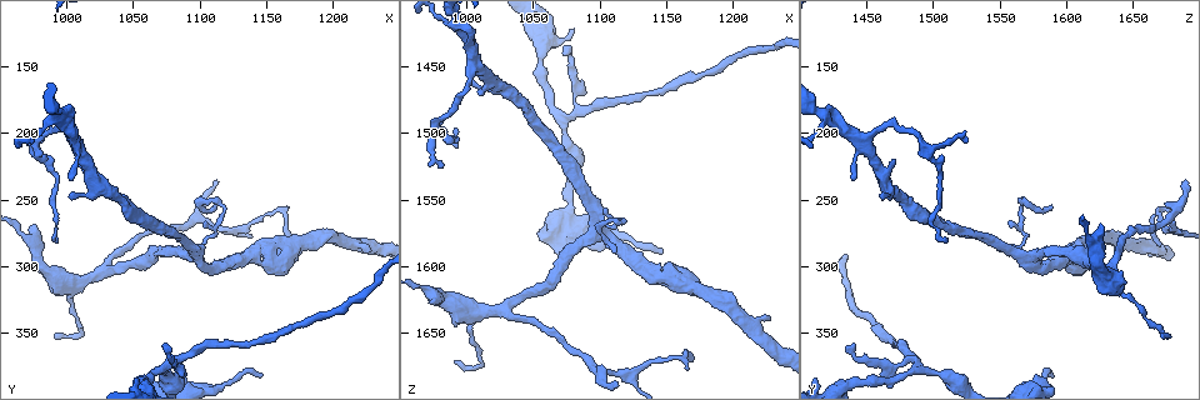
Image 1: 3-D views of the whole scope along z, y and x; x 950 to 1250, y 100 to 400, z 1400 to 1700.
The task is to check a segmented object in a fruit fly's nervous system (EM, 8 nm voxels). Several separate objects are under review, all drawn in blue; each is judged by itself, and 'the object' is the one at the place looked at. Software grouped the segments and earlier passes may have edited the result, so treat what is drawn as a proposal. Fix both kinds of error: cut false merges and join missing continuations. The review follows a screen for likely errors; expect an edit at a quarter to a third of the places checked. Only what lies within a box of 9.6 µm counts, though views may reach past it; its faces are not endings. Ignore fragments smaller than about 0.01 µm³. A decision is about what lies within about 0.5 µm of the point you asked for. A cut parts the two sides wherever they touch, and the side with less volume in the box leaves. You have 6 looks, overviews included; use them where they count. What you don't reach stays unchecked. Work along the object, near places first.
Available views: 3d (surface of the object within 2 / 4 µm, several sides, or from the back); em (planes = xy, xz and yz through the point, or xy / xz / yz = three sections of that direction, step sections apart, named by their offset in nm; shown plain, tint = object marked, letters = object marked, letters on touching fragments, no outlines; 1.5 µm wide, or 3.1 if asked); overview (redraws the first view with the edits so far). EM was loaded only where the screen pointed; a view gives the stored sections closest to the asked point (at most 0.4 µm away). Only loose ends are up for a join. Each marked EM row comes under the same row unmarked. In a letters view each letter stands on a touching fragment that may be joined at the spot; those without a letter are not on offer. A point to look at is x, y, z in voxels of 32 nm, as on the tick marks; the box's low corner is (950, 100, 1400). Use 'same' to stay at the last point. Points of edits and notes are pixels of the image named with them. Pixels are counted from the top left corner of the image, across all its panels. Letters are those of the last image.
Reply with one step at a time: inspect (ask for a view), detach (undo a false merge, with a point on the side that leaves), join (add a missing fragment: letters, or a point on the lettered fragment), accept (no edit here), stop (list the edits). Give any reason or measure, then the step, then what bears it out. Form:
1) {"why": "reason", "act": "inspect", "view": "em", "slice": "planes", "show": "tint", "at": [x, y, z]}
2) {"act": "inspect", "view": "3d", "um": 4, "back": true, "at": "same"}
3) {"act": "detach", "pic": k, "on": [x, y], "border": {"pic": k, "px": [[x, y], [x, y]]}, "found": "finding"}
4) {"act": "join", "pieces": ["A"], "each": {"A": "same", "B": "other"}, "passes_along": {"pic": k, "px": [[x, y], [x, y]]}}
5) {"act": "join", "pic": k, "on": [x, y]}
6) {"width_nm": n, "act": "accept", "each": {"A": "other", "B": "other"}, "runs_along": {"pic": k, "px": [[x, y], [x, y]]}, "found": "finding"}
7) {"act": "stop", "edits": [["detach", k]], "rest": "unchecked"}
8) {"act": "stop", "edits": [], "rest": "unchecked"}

{"why": "free end", "act": "inspect", "view": "em", "slice": "planes", "show": "tint", "at": [1146, 382, 1588]}

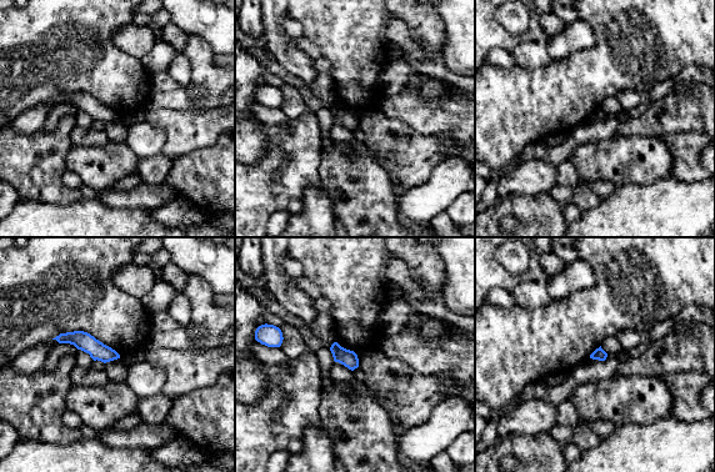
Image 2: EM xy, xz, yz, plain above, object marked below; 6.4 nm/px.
{"why": "see the neighbours", "act": "inspect", "view": "em", "slice": "planes", "show": "letters", "at": "same"}

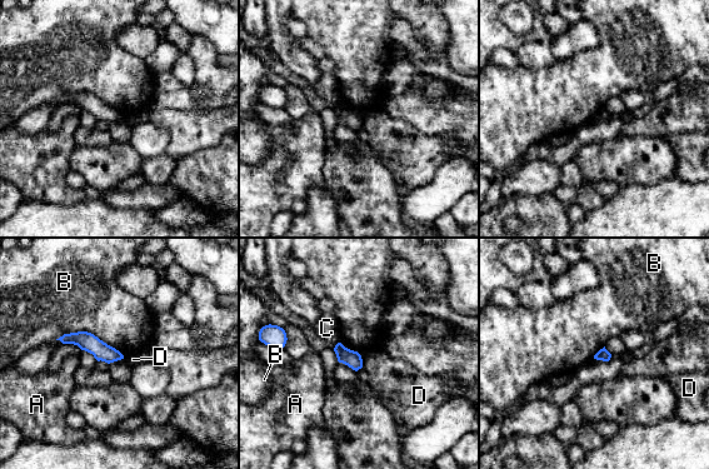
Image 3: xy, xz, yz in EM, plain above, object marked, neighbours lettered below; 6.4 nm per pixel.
{"act": "accept", "each": {"A": "other", "B": "other", "C": "other", "D": "other"}, "found": "none of them fits"}

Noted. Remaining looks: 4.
{"why": "thin end", "act": "inspect", "view": "em", "slice": "xz", "step": 4, "show": "tint", "at": [1072, 356, 1440]}

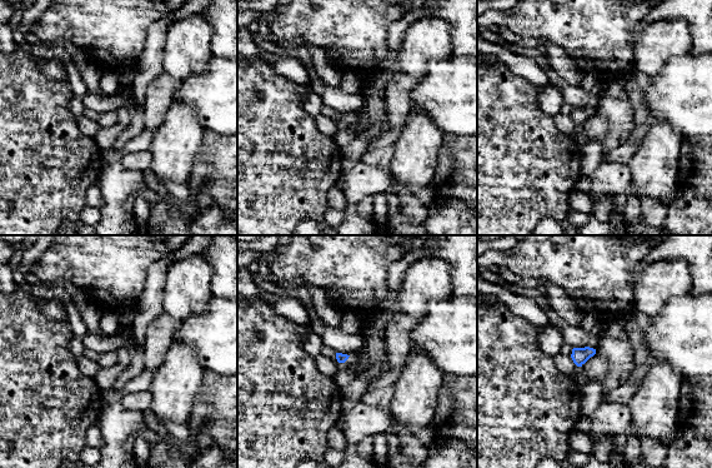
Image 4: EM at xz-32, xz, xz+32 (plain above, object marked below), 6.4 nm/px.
{"why": "another direction", "act": "inspect", "view": "em", "slice": "planes", "show": "tint", "at": "same"}

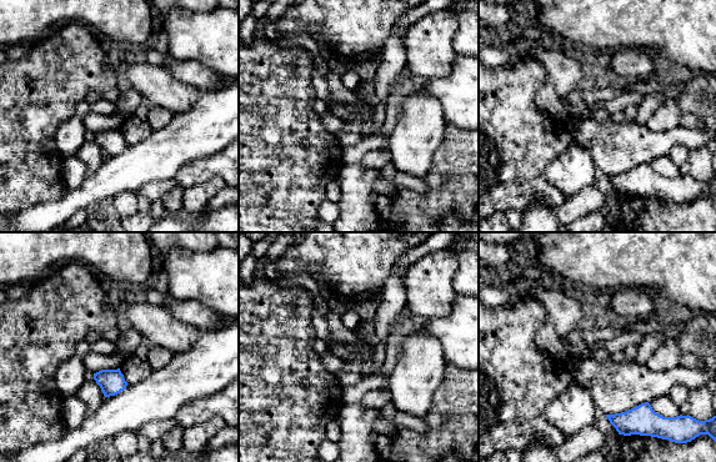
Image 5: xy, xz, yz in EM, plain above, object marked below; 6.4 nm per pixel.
{"why": "what lies round it", "act": "inspect", "view": "em", "slice": "planes", "show": "letters", "at": "same"}

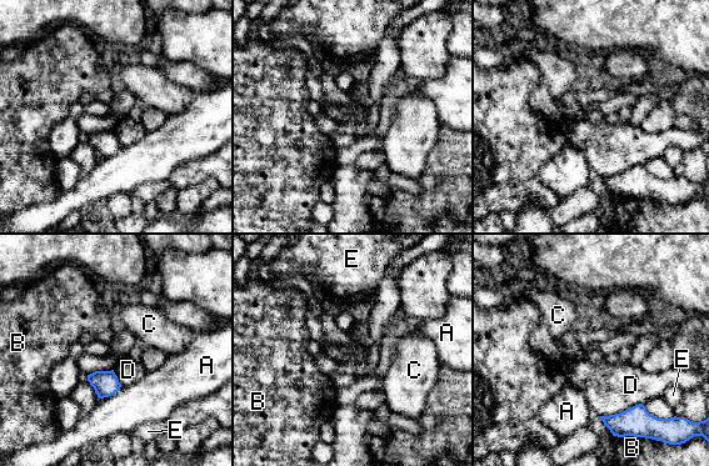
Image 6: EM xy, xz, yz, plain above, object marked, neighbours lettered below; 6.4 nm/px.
{"longest_contact_nm": ["D", 220], "act": "accept", "each": {"A": "other", "B": "other", "C": "other", "D": "other", "E": "other"}, "border": {"pic": 6, "px": [[643, 404], [635, 404], [612, 415]]}, "found": "none of them fits"}

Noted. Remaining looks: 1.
{"act": "stop", "edits": [], "rest": "unchecked"}

